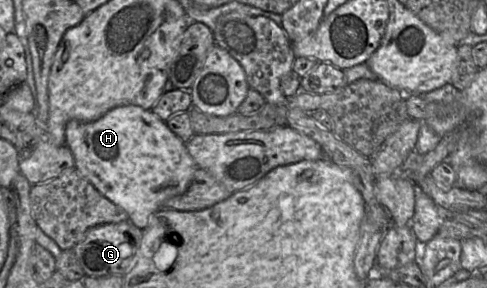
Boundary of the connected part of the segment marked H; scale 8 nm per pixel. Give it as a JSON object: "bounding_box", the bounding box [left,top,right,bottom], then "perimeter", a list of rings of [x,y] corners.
{"bounding_box":[65,105,197,229],"perimeter":[[[137,105],[112,108],[95,121],[70,120],[65,128],[65,144],[75,159],[75,168],[87,178],[108,200],[122,208],[137,228],[145,229],[150,216],[163,208],[164,202],[183,194],[189,187],[197,166],[184,143],[174,134],[167,123],[152,110]]]}

